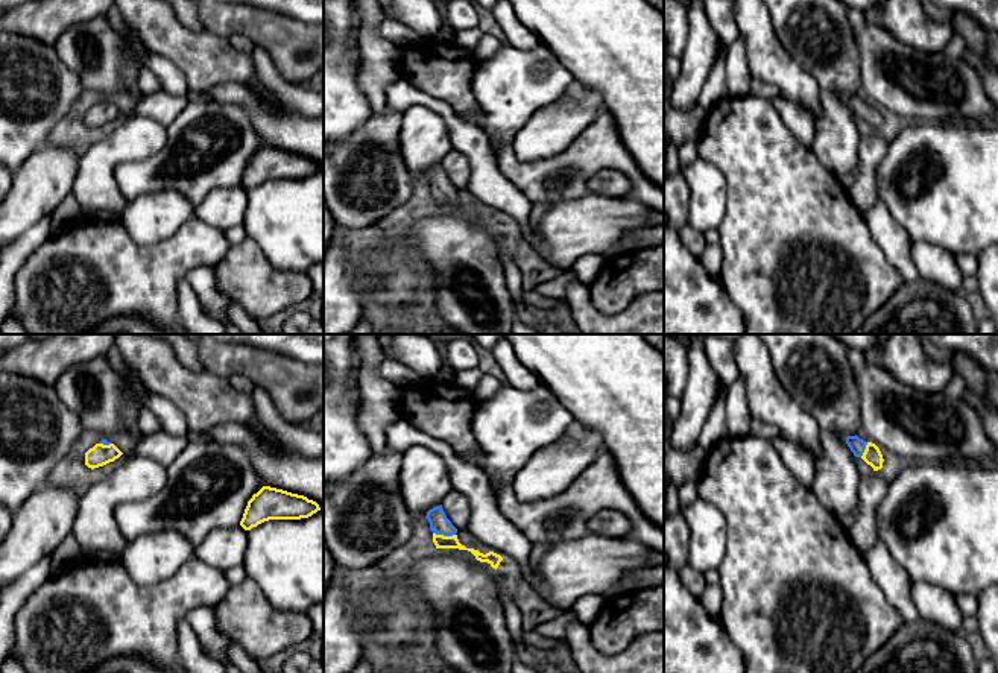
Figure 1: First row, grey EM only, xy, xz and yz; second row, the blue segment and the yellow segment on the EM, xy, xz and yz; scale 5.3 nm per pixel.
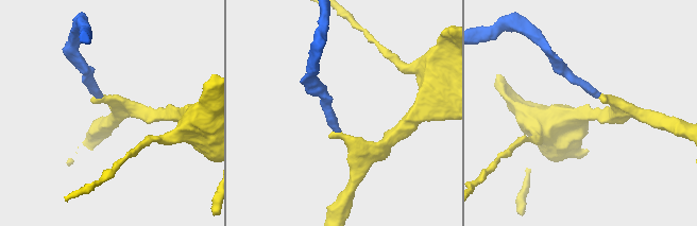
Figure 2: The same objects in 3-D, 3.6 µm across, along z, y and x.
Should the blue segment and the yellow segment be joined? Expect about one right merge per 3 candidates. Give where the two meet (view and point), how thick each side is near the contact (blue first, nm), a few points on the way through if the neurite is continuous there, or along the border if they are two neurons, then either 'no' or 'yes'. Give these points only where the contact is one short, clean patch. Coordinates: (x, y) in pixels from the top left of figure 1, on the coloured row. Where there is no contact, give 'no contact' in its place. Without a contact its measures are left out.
xz (444, 535) | 110/70 nm | across xz (439, 524), (444, 535), (441, 541) | yes

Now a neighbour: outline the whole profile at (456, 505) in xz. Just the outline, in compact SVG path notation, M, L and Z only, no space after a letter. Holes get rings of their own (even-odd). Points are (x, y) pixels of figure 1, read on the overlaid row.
M450 491L442 503L447 518L457 530L465 530L471 517L471 504L468 497L460 491Z

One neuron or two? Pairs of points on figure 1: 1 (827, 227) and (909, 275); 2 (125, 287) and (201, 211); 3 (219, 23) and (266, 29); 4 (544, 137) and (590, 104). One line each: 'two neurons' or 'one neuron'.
1: two neurons
2: two neurons
3: one neuron
4: one neuron

